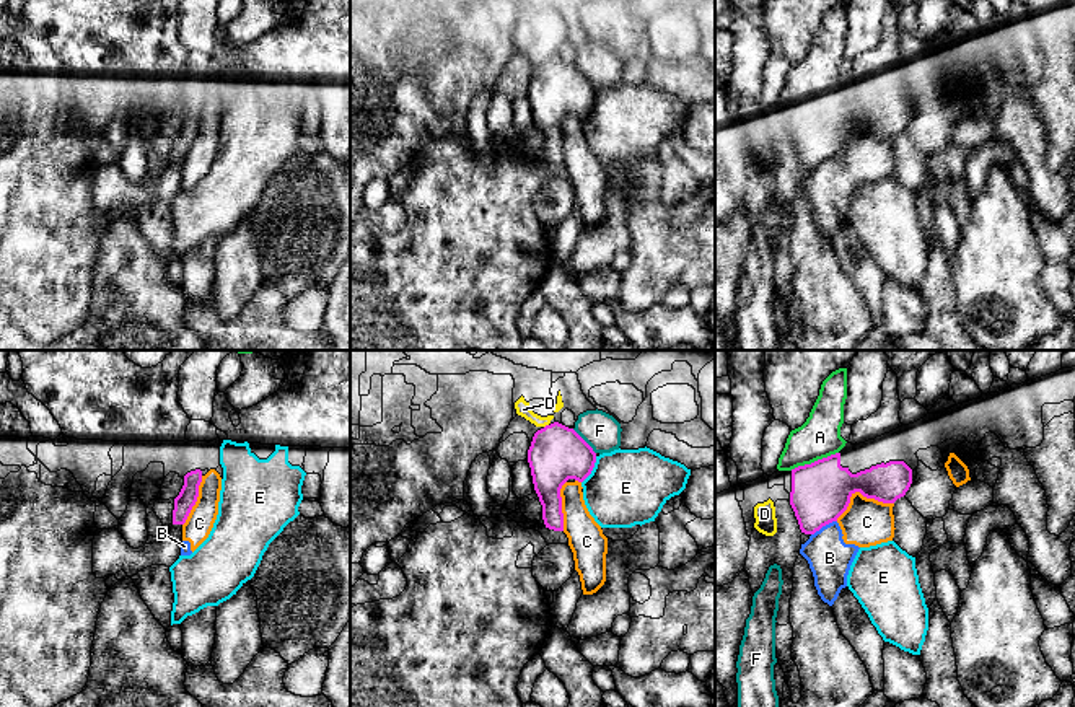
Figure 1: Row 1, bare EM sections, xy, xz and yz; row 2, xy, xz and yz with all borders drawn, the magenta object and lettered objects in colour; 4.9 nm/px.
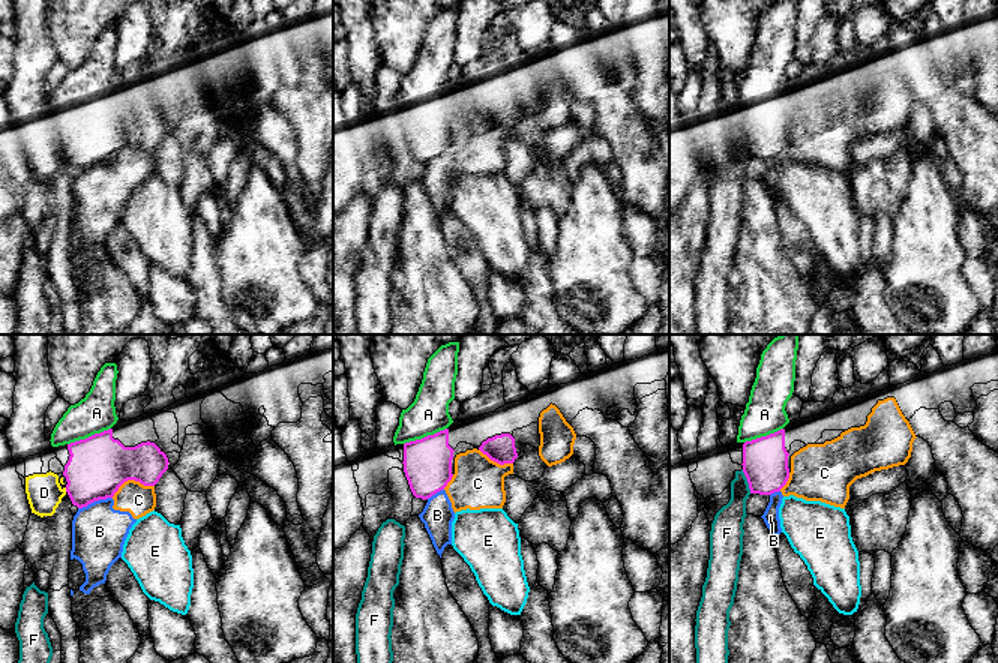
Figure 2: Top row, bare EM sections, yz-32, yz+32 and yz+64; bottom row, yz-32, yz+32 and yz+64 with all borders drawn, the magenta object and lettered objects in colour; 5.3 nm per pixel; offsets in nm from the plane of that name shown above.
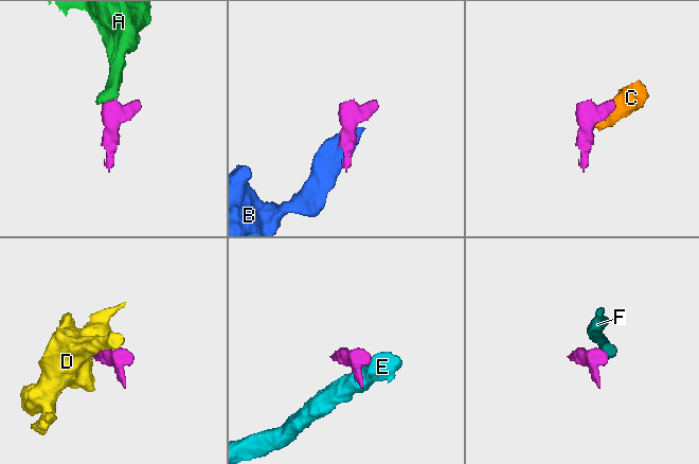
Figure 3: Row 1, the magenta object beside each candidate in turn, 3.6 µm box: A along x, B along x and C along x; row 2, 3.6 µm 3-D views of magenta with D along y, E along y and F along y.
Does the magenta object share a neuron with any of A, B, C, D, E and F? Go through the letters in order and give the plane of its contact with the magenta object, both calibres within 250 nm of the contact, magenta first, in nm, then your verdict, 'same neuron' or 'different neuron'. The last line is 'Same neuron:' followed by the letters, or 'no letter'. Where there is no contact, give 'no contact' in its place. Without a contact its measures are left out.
A: yz | 300/200 nm | same neuron
B: yz | 300/220 nm | different neuron
C: yz | 300/240 nm | different neuron
D: xz | 280/70 nm | different neuron
E: xz | 280/380 nm | different neuron
F: xz | 280/180 nm | different neuron
Same neuron: A

